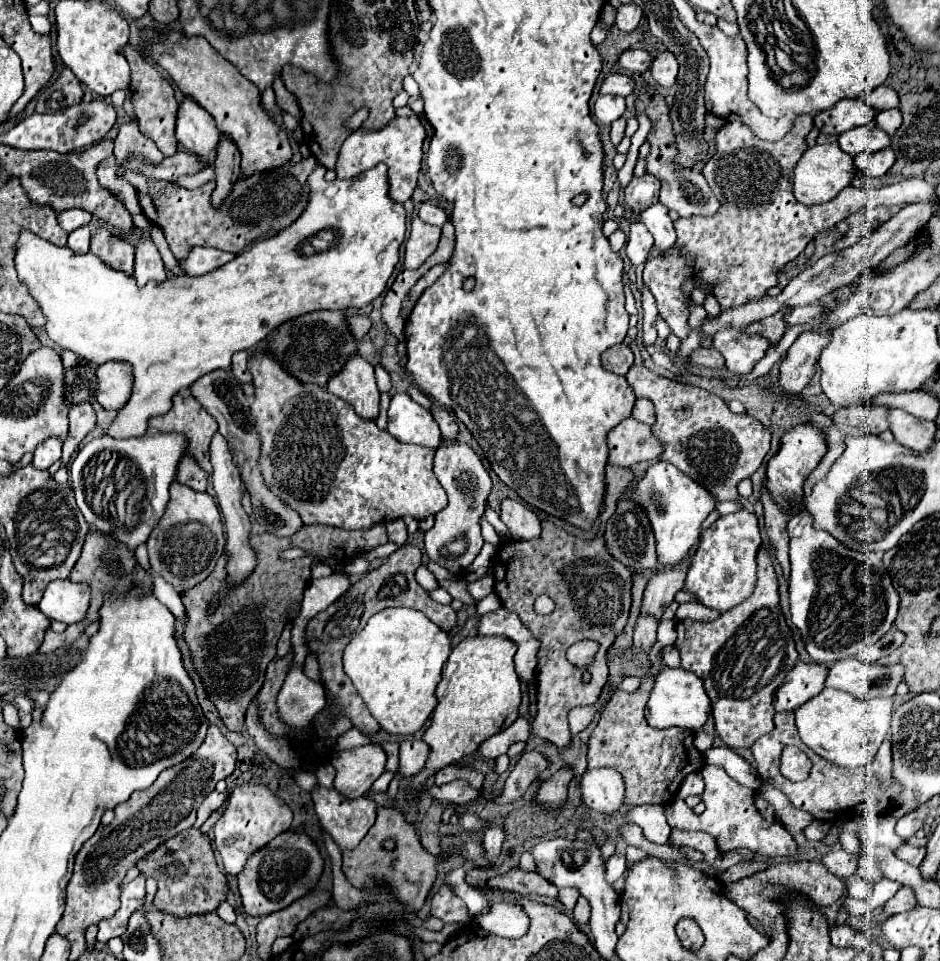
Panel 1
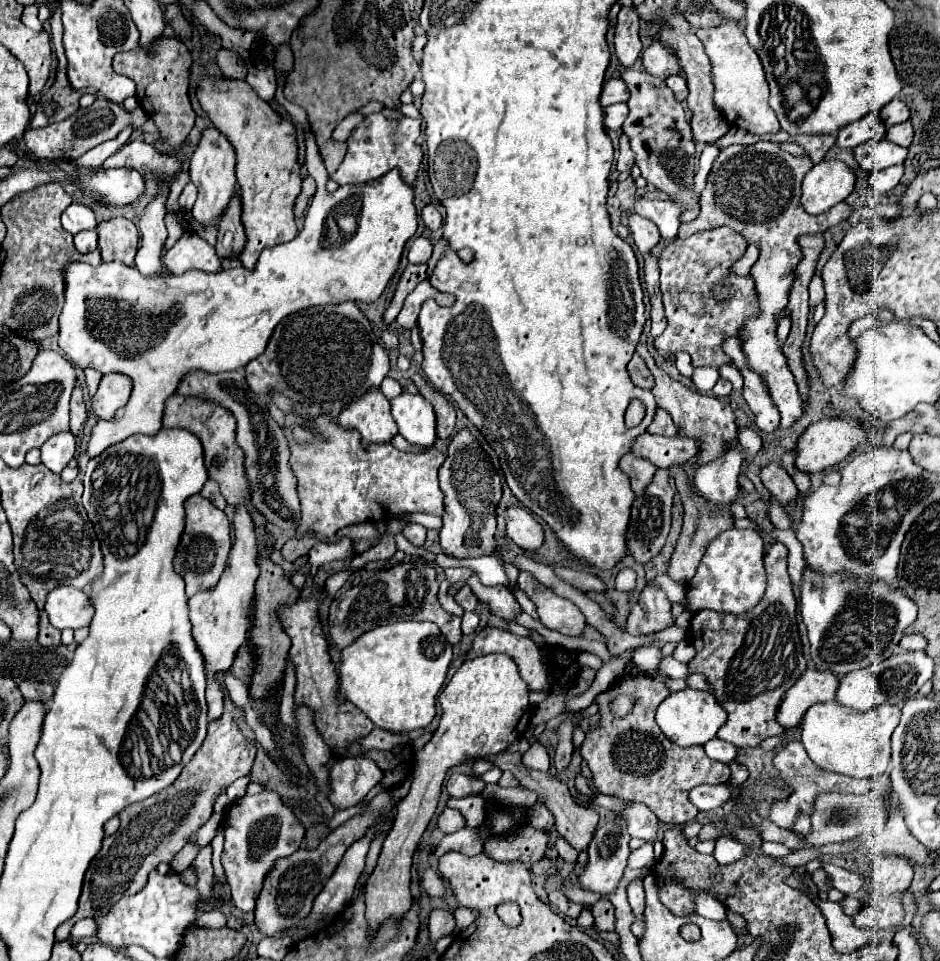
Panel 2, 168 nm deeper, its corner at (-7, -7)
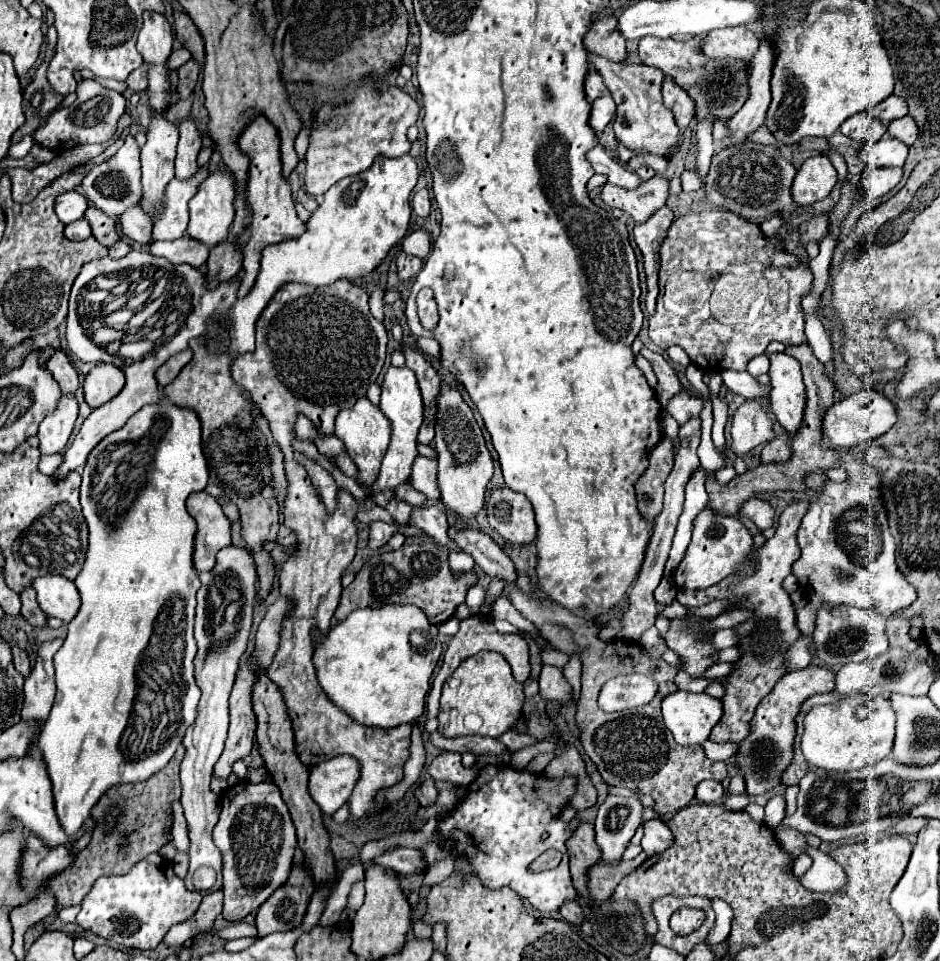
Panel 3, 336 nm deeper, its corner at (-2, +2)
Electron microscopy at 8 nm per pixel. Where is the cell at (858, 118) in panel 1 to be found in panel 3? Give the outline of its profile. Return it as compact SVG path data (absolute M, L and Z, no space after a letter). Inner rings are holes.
M859 112L843 122L841 132L861 144L873 144L887 132L887 124L879 122L869 112Z

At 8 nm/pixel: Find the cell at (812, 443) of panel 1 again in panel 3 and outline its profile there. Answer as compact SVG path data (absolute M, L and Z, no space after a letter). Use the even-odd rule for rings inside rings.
M865 388L853 396L843 398L841 402L833 404L823 420L821 432L825 434L823 446L829 448L853 448L863 442L871 442L879 436L883 436L891 426L897 422L897 408L895 404L879 390L875 388Z

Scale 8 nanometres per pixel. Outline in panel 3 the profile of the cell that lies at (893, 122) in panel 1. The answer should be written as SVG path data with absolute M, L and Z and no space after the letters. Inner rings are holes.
M903 116L903 118L897 118L895 122L889 124L889 136L905 142L907 146L911 146L917 138L917 124L911 116Z

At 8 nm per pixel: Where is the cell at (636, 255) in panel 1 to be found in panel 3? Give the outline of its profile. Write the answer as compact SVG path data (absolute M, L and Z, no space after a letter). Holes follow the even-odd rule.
M655 174L641 186L633 190L625 190L621 186L605 182L601 186L601 200L611 206L619 208L625 214L633 216L635 222L645 222L655 210L659 210L669 196L669 178Z

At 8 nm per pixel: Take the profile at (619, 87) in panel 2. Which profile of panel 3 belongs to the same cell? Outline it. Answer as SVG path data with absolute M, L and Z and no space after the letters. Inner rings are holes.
M591 72L591 74L585 78L583 86L585 86L585 98L587 98L589 102L593 102L593 100L597 100L597 98L601 98L601 96L607 96L607 86L603 86L603 80L601 80L599 74L595 74L595 72Z

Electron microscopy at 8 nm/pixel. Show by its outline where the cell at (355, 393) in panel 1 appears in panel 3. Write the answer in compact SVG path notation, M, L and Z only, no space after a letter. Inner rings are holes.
M359 398L355 402L355 406L339 412L339 416L335 420L335 436L339 440L343 440L351 460L357 466L357 482L371 488L371 484L379 476L379 466L381 466L381 460L383 460L387 446L389 446L391 422L387 422L387 418L379 410L379 406L373 406L367 398Z

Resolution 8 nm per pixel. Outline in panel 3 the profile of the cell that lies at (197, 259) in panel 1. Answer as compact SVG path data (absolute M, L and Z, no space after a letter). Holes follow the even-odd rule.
M187 236L171 242L153 242L149 246L149 252L155 256L167 258L171 264L191 264L193 268L199 268L207 262L209 248L201 242L195 242Z

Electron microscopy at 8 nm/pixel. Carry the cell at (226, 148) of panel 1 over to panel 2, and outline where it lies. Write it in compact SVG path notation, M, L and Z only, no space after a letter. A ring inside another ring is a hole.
M234 193L226 211L222 213L218 221L218 243L216 243L216 253L220 257L238 257L240 251L244 249L246 235L244 235L244 225L242 225L242 203L240 195ZM226 233L230 233L232 241L226 245Z

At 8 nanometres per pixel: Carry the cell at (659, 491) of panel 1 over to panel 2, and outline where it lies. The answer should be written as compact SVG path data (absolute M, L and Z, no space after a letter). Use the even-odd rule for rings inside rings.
M732 449L720 461L712 461L696 469L692 485L696 493L712 505L726 507L738 495L738 475L740 475L742 451Z

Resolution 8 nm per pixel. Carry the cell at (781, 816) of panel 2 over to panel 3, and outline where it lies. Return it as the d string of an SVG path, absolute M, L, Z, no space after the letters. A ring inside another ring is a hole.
M773 796L765 806L765 822L769 826L779 826L785 818L785 800L783 796Z

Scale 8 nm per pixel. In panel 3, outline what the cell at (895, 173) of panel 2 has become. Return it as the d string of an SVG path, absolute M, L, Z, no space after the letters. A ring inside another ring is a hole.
M867 166L861 174L861 182L859 182L859 188L869 194L873 200L885 196L887 192L891 192L899 180L903 176L903 170L883 170L883 168L871 168Z

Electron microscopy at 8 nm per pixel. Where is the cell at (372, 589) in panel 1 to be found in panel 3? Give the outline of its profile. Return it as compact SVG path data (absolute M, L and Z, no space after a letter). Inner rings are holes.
M429 540L405 544L399 550L383 552L369 558L361 572L357 572L355 580L347 588L343 588L341 602L335 610L335 618L343 620L355 608L379 608L383 604L413 604L425 612L431 624L441 624L449 620L455 614L457 606L465 602L467 590L477 584L479 576L475 570L455 576L449 568L447 556L447 548Z

